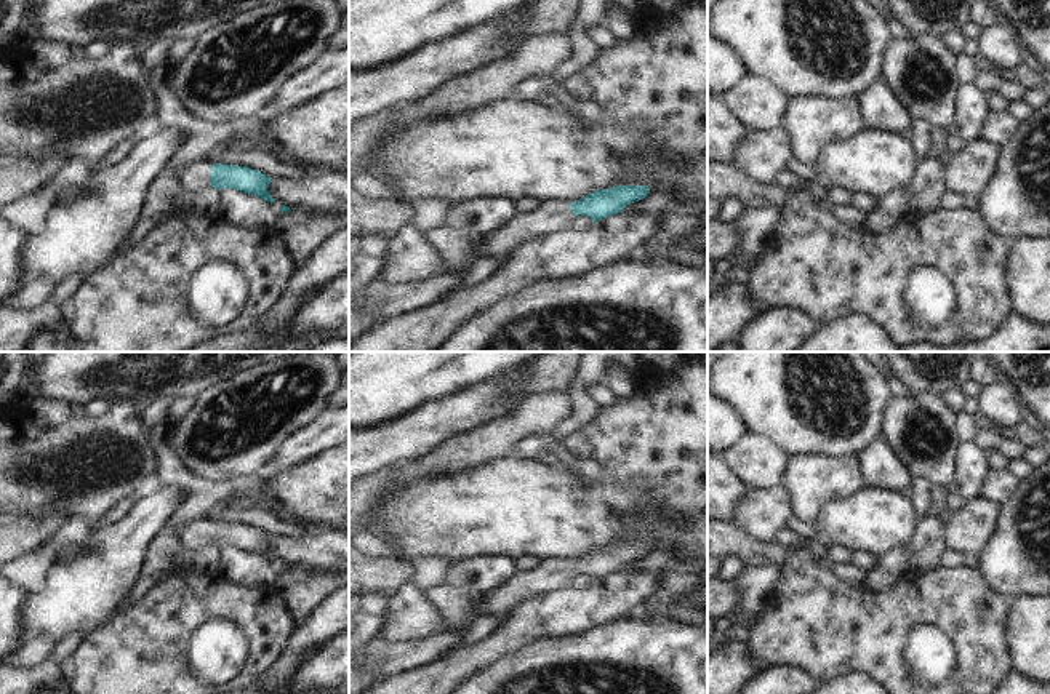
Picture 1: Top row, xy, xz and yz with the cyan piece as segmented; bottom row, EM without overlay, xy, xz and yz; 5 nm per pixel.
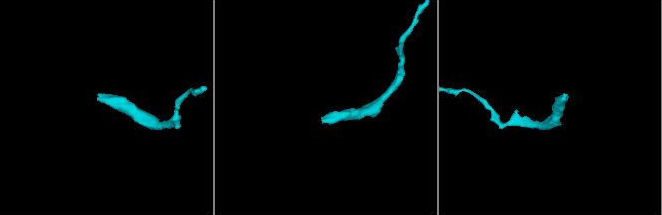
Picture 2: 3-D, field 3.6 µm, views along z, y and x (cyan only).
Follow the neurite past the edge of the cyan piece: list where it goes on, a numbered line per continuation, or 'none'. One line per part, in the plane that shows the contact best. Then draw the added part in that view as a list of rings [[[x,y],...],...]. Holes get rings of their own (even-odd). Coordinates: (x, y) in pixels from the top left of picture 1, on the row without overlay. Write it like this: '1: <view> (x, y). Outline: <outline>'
1: xy (194, 536). Outline: [[[210,518],[190,521],[178,529],[178,539],[184,550],[198,552],[211,545],[213,521]]]

